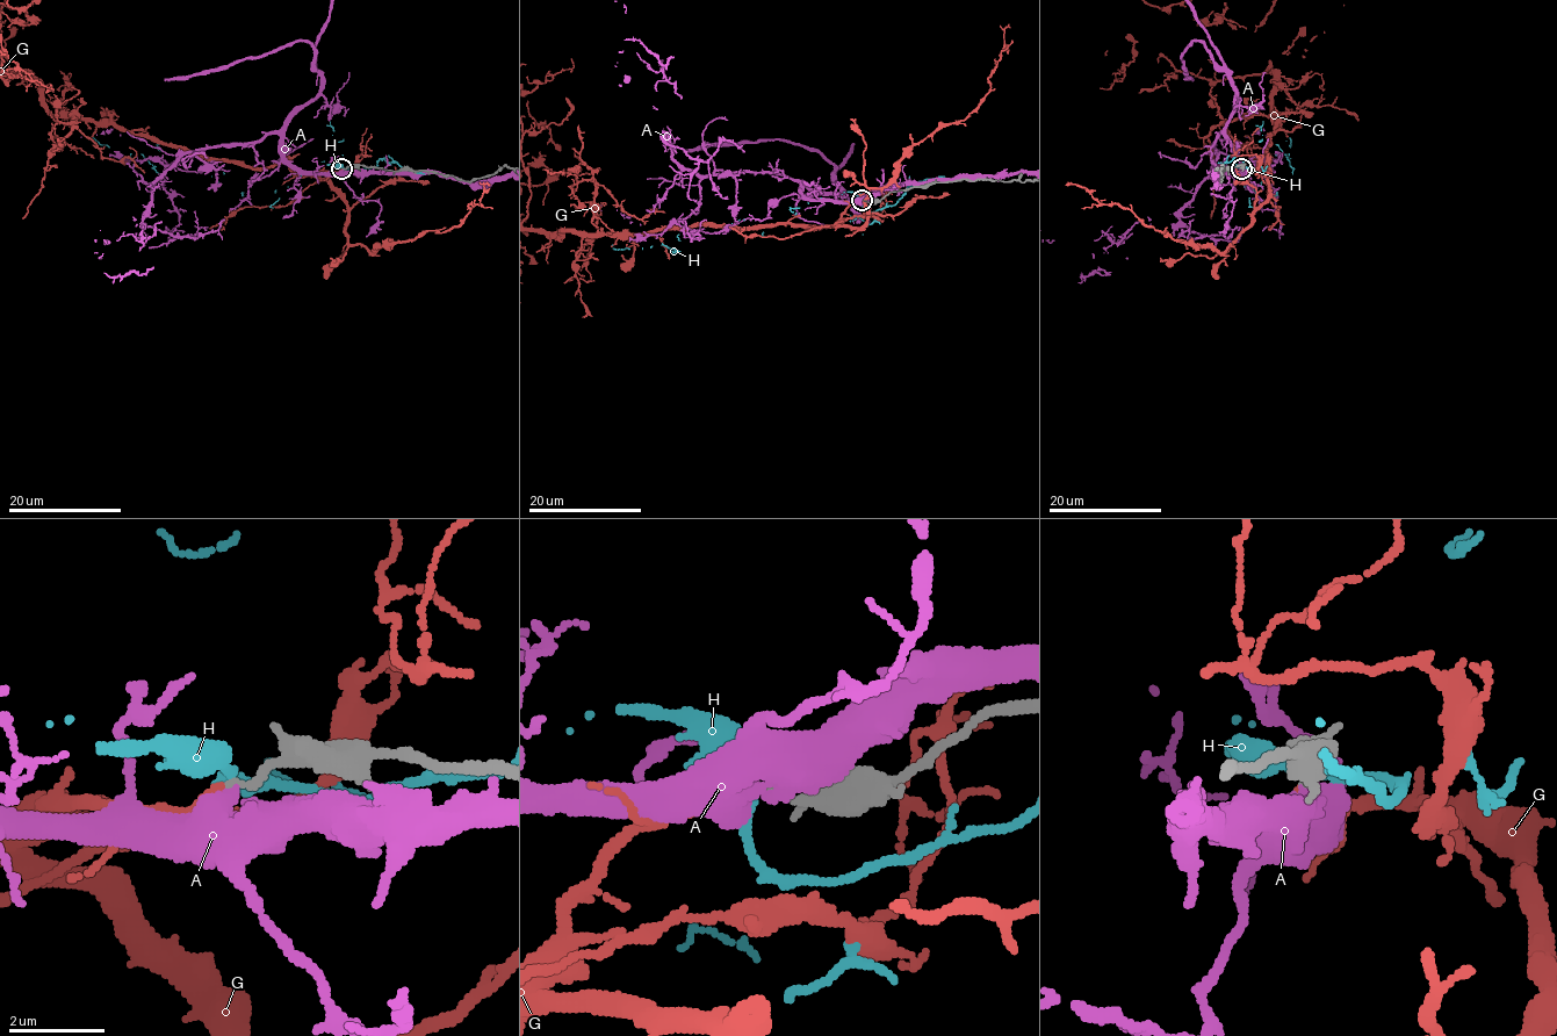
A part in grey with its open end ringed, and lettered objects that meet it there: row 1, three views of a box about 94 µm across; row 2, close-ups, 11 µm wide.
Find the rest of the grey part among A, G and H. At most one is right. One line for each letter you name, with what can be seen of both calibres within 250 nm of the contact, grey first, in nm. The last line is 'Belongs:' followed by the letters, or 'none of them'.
G: Thickness 170 nm (grey) against 260 nm
Belongs: G

